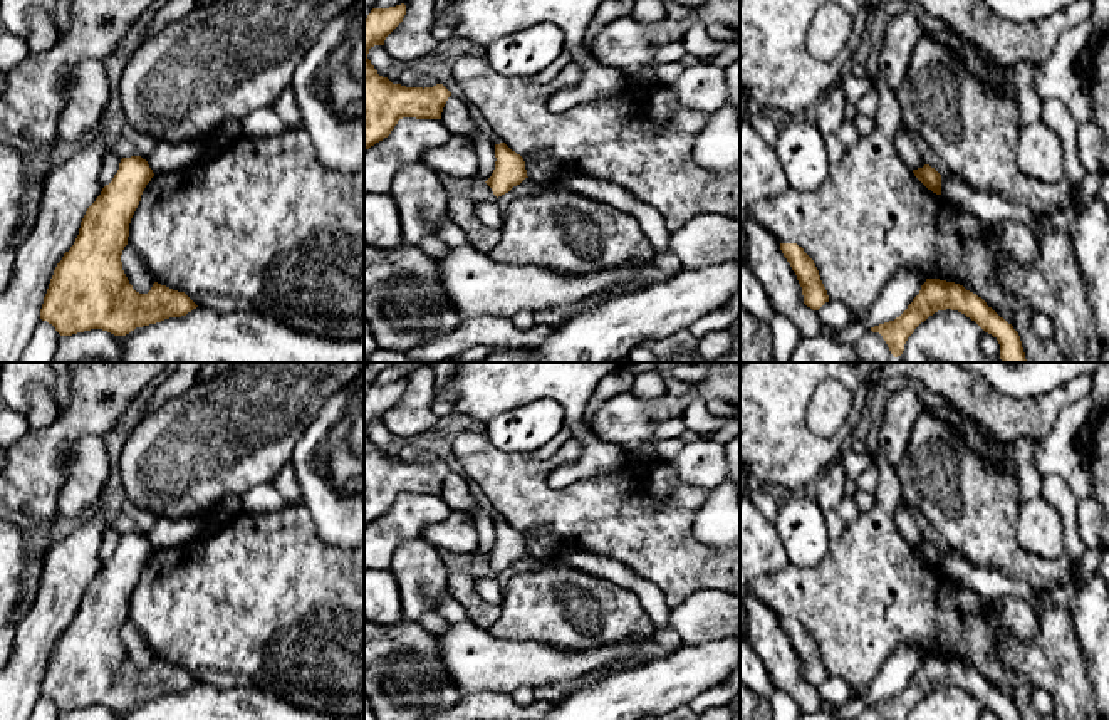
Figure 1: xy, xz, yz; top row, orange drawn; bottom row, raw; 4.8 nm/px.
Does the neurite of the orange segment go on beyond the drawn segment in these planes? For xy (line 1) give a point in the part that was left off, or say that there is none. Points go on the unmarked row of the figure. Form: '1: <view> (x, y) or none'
1: none

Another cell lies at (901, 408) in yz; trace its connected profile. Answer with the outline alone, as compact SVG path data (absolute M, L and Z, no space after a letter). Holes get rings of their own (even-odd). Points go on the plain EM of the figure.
M913 388L888 396L879 428L879 450L896 467L904 455L913 425L921 413L921 401Z

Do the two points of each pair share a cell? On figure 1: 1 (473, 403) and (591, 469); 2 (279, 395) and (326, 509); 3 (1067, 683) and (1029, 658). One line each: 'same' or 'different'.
1: same
2: different
3: same

